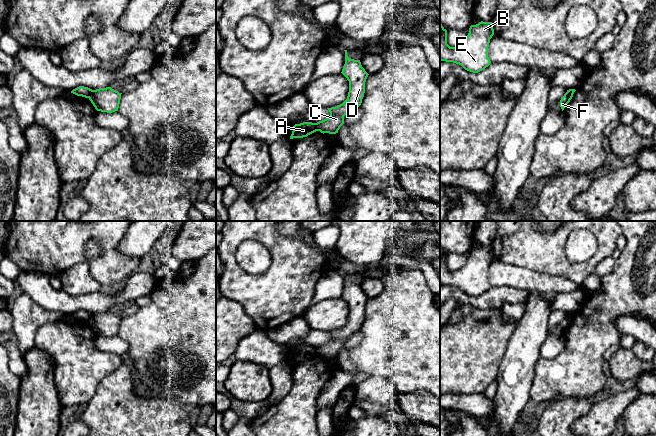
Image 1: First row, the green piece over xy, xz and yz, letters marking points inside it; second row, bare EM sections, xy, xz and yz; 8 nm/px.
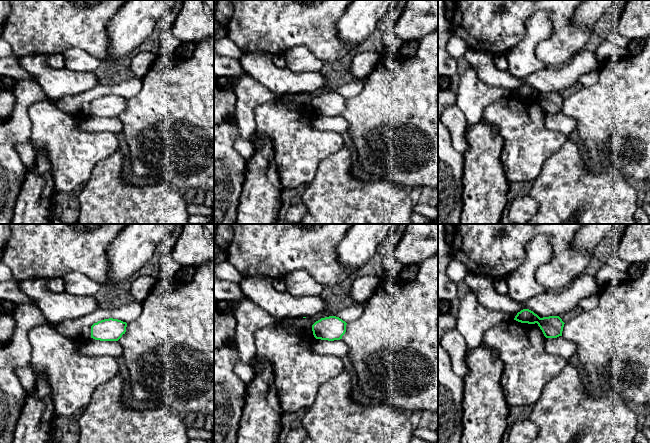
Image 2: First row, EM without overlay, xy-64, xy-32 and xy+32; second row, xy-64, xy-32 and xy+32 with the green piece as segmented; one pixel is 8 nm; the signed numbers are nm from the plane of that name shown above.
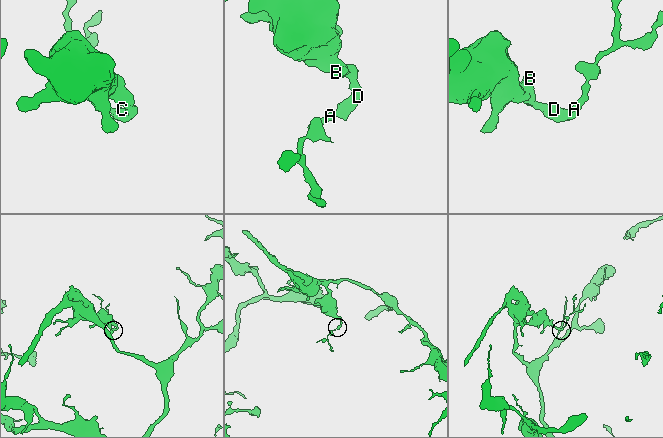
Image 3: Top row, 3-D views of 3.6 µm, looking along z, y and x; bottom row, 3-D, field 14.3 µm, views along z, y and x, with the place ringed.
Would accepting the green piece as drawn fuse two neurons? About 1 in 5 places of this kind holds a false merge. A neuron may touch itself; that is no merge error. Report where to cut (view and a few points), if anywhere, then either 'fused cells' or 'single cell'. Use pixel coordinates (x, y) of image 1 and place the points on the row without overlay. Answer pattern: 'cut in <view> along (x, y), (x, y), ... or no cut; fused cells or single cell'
cut in xy along (93, 314), (88, 321); fused cells

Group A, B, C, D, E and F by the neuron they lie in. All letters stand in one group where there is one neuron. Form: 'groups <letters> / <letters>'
groups A / B C D E F

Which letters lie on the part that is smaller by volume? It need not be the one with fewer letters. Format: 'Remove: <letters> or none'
Remove: A

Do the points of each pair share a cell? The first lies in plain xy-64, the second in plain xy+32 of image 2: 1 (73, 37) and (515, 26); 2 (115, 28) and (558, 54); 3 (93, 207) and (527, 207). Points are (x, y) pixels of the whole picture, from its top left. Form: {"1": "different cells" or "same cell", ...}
{"1": "same cell", "2": "different cells", "3": "different cells"}

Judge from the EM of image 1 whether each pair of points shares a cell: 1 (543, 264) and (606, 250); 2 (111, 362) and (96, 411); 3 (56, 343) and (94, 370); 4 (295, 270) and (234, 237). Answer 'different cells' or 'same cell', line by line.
1: same cell
2: different cells
3: same cell
4: same cell

